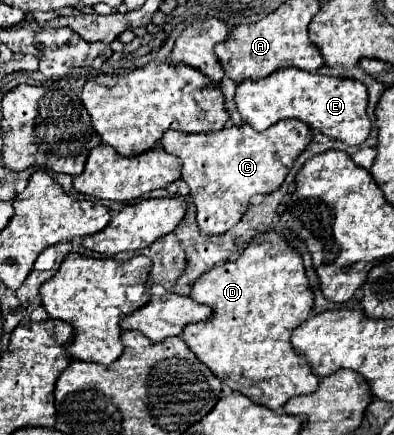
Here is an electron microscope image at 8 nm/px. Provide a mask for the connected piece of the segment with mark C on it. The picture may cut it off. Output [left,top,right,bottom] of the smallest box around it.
[160,120,310,234]

